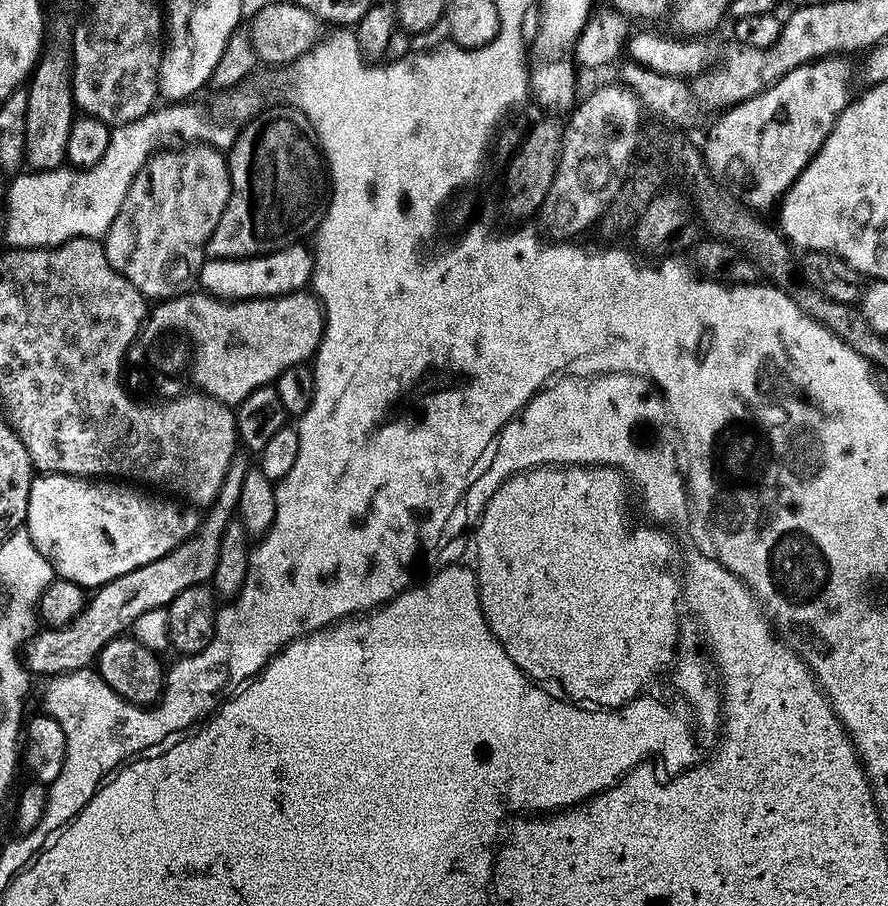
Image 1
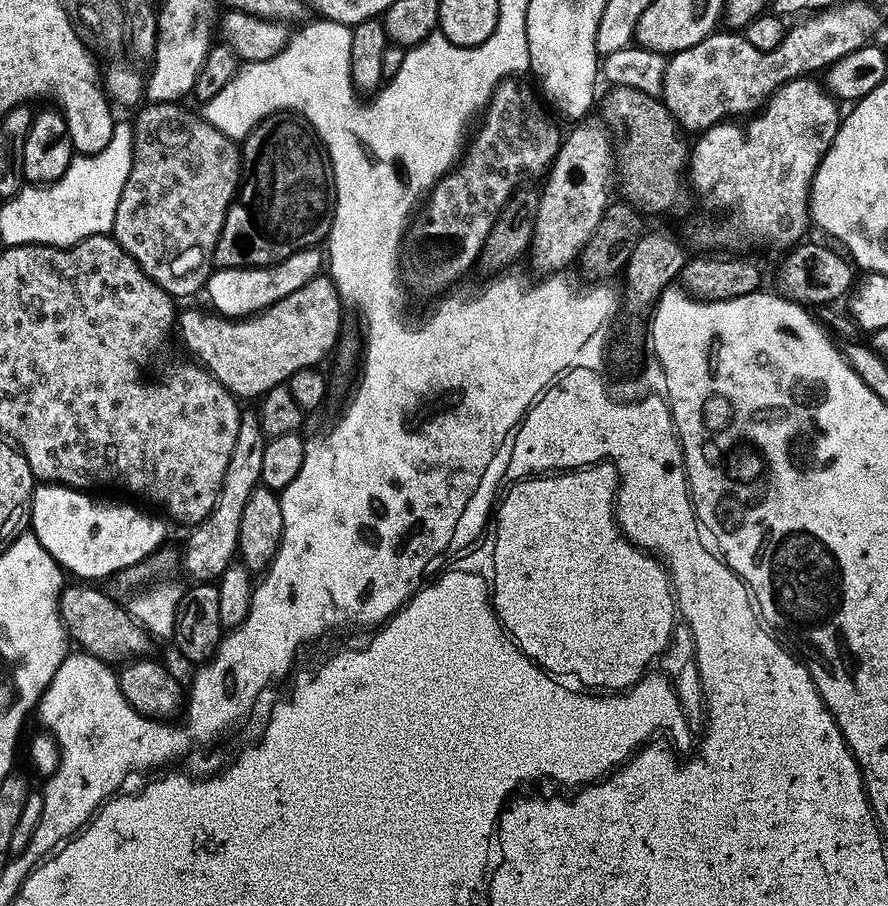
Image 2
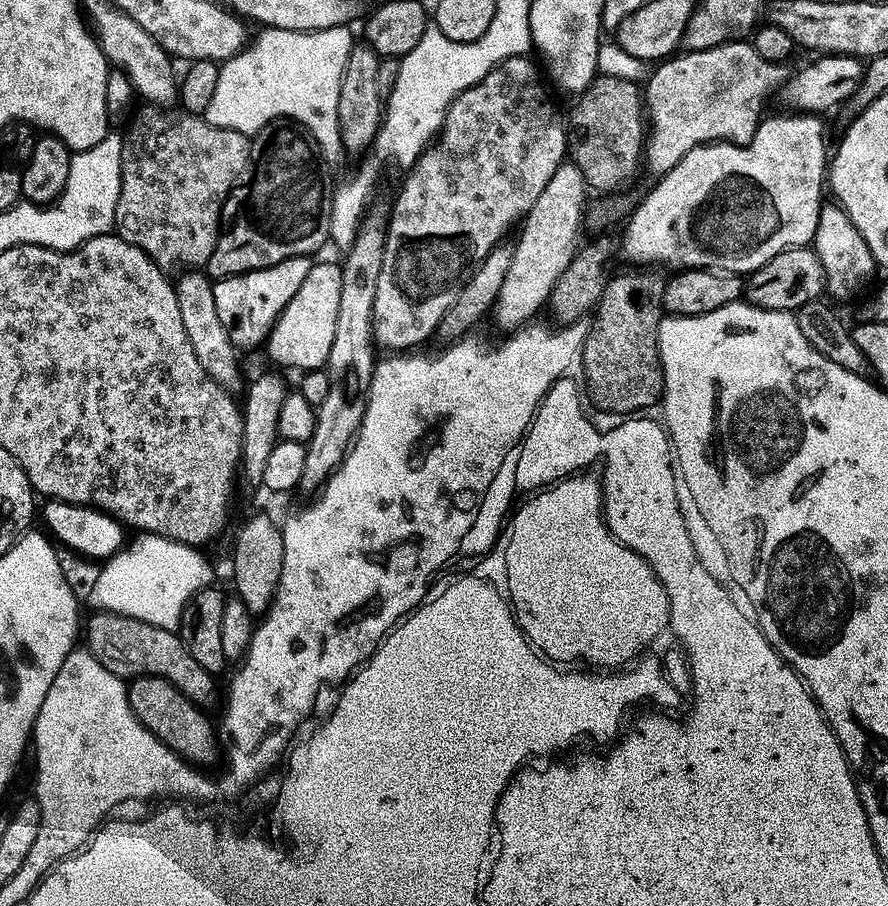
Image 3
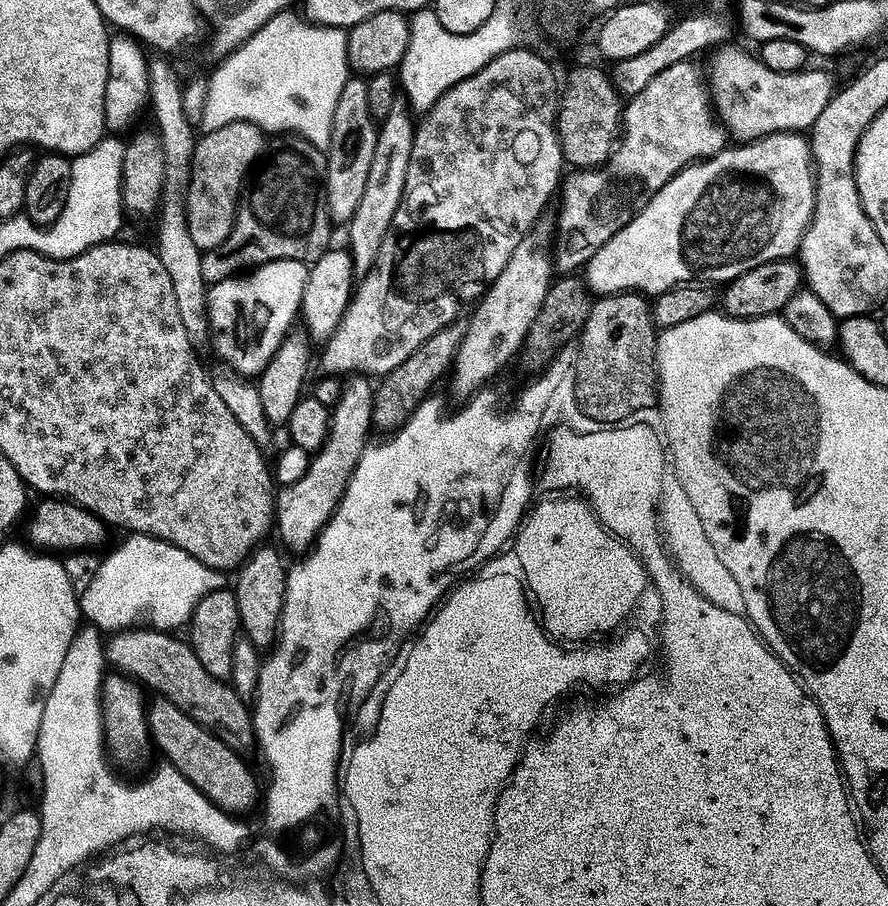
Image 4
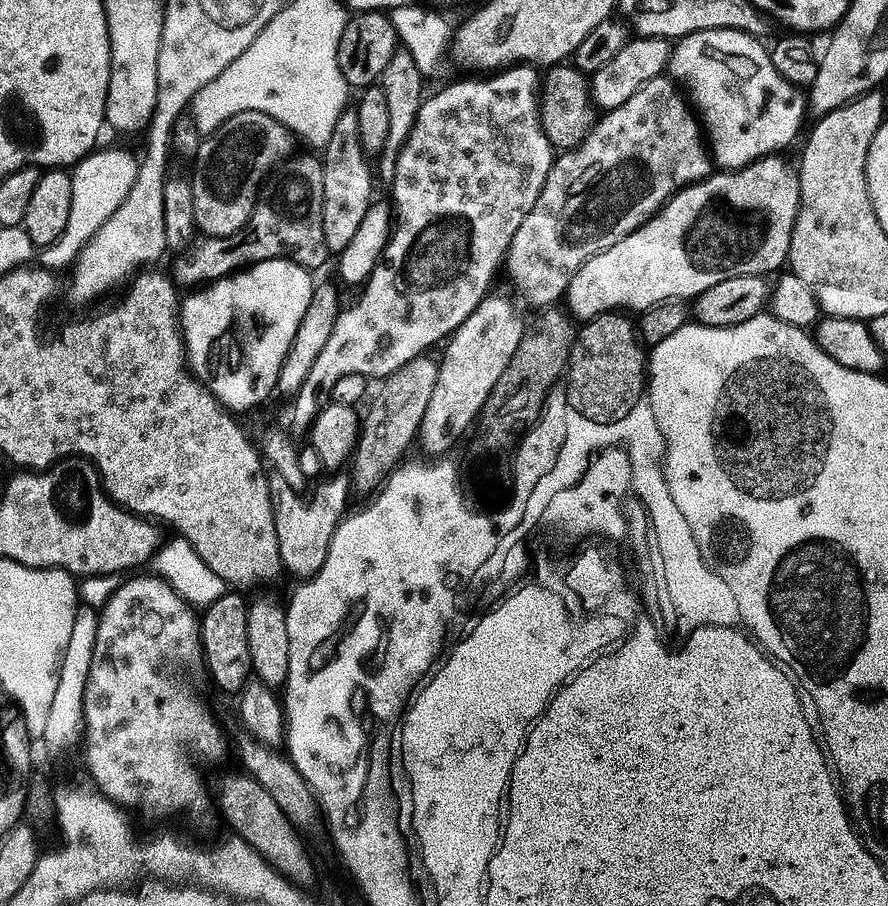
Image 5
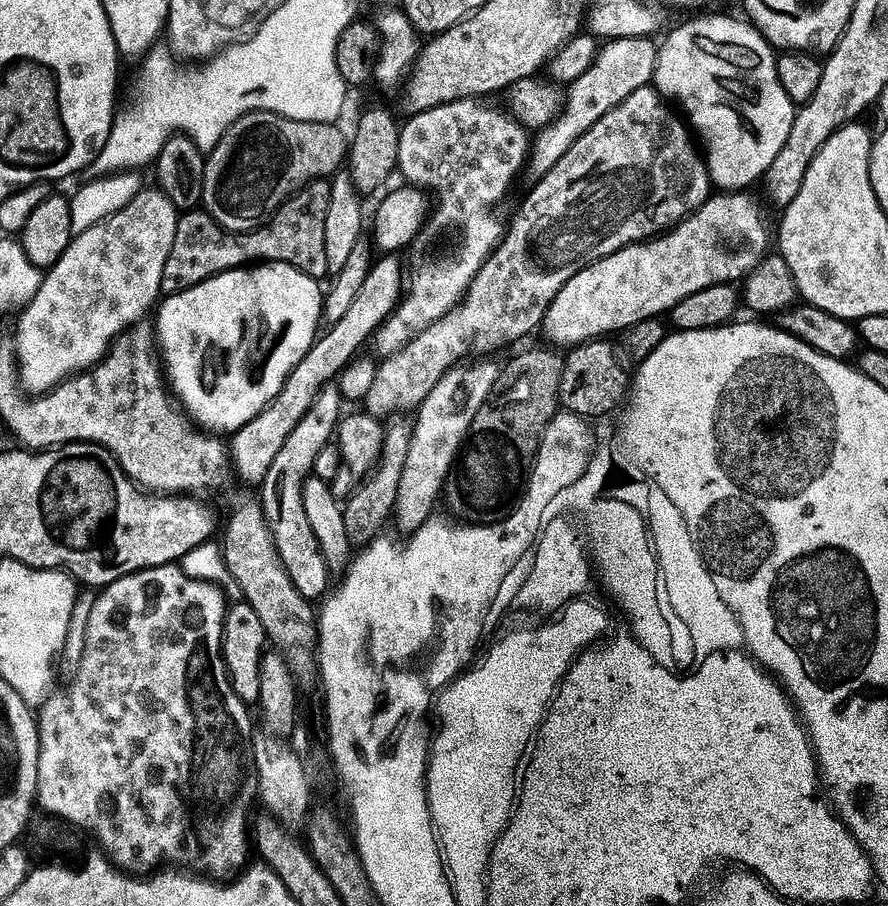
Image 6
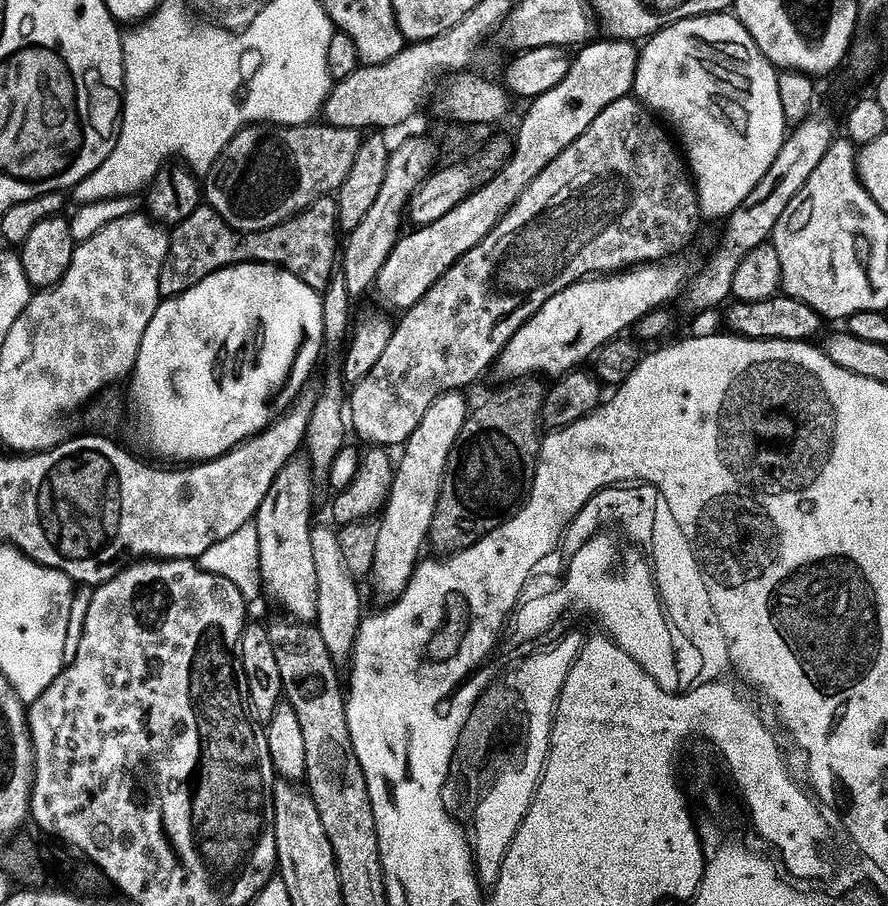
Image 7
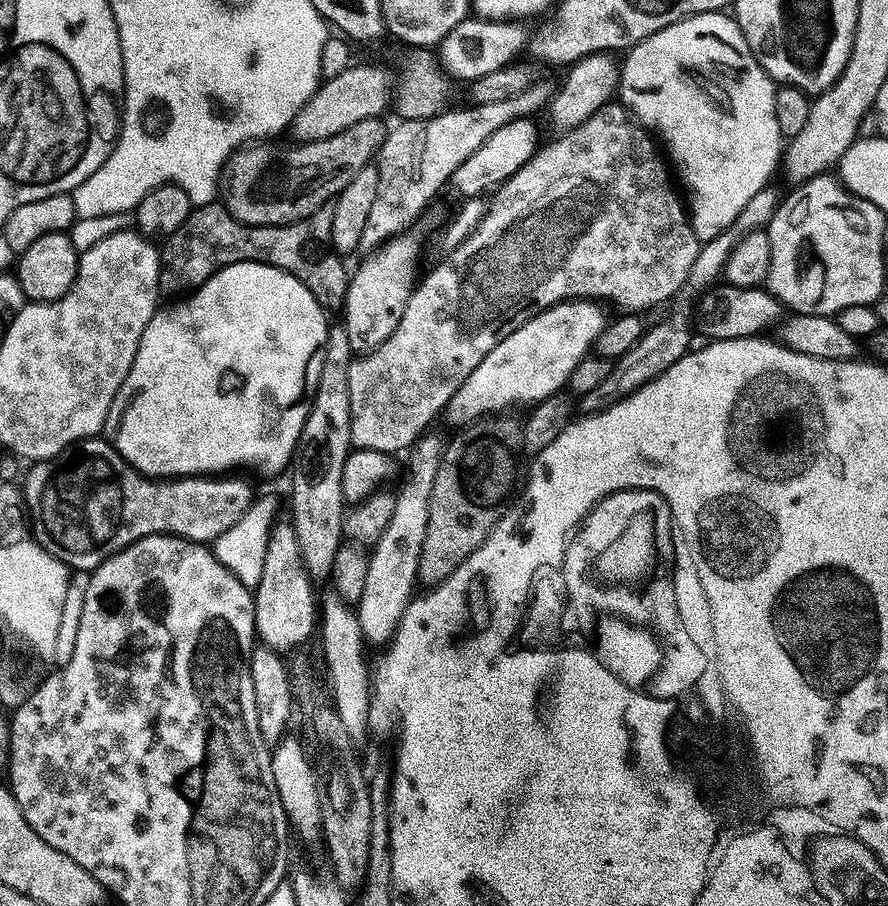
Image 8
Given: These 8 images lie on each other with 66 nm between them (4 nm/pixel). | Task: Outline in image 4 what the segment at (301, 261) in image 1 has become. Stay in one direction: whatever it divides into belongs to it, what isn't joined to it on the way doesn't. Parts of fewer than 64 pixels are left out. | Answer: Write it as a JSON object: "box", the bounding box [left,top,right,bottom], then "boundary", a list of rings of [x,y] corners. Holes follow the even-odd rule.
{"box":[208,260,309,378],"boundary":[[[293,260],[268,264],[241,275],[211,285],[208,294],[208,322],[210,332],[216,335],[216,352],[225,360],[227,367],[237,376],[259,378],[278,354],[283,342],[293,331],[292,323],[298,320],[304,307],[304,295],[308,285],[309,265]]]}

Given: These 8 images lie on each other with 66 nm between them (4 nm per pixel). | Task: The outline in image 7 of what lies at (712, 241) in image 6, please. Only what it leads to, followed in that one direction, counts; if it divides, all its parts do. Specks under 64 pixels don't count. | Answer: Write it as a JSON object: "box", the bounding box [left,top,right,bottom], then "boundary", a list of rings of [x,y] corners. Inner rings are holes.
{"box":[496,262,686,379],"boundary":[[[655,262],[651,264],[645,264],[643,266],[637,266],[634,268],[629,268],[622,272],[617,272],[615,274],[600,274],[595,278],[589,278],[581,280],[574,285],[570,285],[568,288],[562,290],[562,292],[552,296],[544,306],[542,310],[538,311],[536,315],[532,316],[531,319],[527,322],[526,325],[522,326],[516,336],[510,340],[509,344],[505,346],[500,357],[496,361],[496,370],[506,376],[505,379],[523,379],[530,378],[533,376],[547,376],[546,374],[552,375],[552,378],[561,378],[572,371],[575,371],[578,367],[581,367],[582,362],[587,362],[601,349],[605,344],[609,343],[611,340],[618,338],[620,335],[623,335],[626,331],[629,331],[632,327],[635,327],[635,324],[640,321],[646,314],[650,312],[655,312],[660,307],[665,307],[670,304],[670,300],[673,300],[681,293],[681,290],[685,287],[686,277],[684,278],[684,268],[680,262]]]}

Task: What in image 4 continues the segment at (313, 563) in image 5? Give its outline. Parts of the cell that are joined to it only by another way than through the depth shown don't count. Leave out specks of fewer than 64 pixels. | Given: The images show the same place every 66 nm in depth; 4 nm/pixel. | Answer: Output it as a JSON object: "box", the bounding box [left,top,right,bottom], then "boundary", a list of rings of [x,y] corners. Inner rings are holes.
{"box":[274,374,374,554],"boundary":[[[362,374],[353,375],[345,381],[343,397],[332,412],[325,446],[313,457],[311,468],[301,482],[287,485],[277,493],[274,504],[276,530],[278,536],[280,532],[286,550],[300,552],[296,554],[307,553],[336,512],[357,464],[370,444],[368,436],[374,428],[374,395],[373,383]]]}

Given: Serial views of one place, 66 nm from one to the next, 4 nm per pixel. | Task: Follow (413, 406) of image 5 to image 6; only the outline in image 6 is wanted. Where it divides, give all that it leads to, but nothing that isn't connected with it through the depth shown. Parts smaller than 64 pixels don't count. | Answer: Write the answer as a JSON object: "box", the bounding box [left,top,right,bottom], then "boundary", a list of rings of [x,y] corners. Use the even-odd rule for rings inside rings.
{"box":[343,418,412,548],"boundary":[[[400,418],[391,421],[385,429],[382,455],[371,474],[358,486],[344,504],[343,521],[346,534],[353,547],[364,548],[377,539],[386,520],[395,513],[398,490],[400,489],[402,470],[405,469],[406,457],[409,454],[412,424],[407,419]]]}

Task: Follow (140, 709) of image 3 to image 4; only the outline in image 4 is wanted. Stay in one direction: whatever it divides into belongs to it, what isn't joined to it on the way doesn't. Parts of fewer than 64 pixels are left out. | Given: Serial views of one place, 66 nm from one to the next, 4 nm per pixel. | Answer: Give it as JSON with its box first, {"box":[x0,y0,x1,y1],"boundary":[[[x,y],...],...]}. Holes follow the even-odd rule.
{"box":[146,698,256,817],"boundary":[[[156,698],[156,701],[151,701],[150,707],[146,712],[148,718],[148,726],[151,737],[154,739],[154,744],[164,751],[164,756],[171,767],[177,768],[193,786],[199,790],[201,794],[212,803],[214,808],[221,808],[223,812],[231,814],[233,817],[243,817],[243,812],[248,812],[256,804],[256,780],[252,777],[250,769],[244,765],[244,756],[241,753],[234,751],[231,746],[224,743],[219,736],[214,732],[209,732],[208,729],[194,718],[190,718],[184,713],[181,708],[174,706],[169,700]]]}

